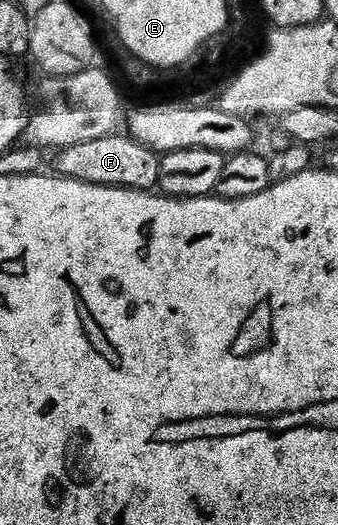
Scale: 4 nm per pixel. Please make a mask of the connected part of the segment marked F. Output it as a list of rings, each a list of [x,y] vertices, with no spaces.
[[[126,134],[92,138],[92,142],[80,142],[61,149],[56,156],[57,175],[96,186],[131,188],[137,192],[157,189],[161,166],[162,156],[159,153],[142,147]]]

